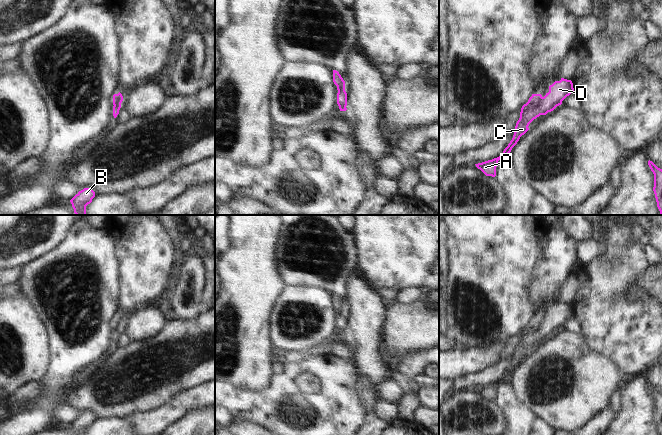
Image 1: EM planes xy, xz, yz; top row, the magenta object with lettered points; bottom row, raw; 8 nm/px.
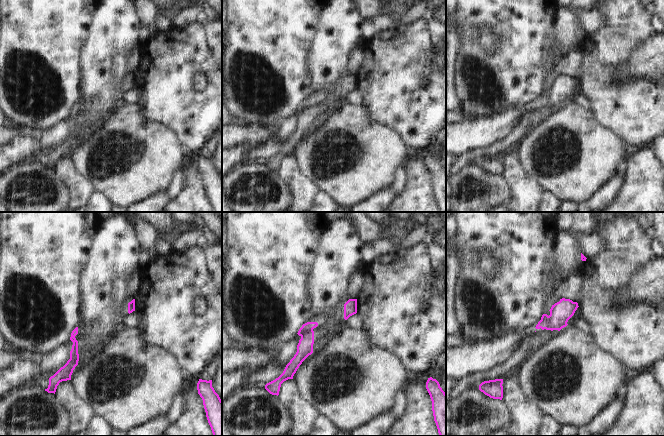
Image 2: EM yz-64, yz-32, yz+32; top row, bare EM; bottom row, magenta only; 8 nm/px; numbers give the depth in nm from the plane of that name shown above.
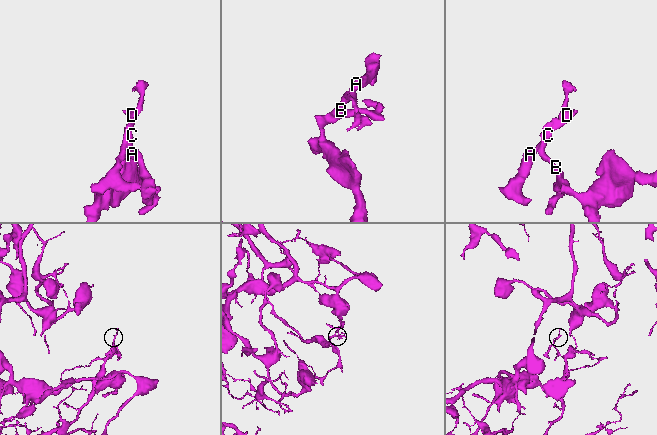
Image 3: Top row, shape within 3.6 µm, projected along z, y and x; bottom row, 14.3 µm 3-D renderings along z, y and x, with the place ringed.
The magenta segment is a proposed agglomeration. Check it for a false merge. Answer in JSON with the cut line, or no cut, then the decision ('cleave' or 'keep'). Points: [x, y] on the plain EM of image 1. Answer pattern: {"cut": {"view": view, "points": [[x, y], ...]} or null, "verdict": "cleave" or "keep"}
{"cut": {"view": "yz", "points": [[543, 321], [537, 329], [521, 335]]}, "verdict": "cleave"}

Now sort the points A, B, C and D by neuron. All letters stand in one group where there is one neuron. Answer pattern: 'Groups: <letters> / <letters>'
Groups: A C D / B.

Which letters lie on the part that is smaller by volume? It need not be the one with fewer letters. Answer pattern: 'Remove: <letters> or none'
Remove: A, C, D

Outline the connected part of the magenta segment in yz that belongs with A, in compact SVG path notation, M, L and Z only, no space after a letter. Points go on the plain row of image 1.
M561 302L560 305L555 305L549 310L549 316L542 322L542 325L538 330L527 334L522 334L520 336L520 342L516 347L513 362L504 373L503 377L499 381L492 384L475 388L476 391L486 400L495 401L498 385L501 381L505 381L510 378L512 372L517 368L520 361L529 354L529 348L540 339L546 339L548 336L553 335L557 330L561 329L562 325L573 317L573 315L574 312L571 304Z

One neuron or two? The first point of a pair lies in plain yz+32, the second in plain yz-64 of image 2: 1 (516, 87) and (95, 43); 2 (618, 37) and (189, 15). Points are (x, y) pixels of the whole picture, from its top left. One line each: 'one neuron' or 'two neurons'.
1: two neurons
2: two neurons

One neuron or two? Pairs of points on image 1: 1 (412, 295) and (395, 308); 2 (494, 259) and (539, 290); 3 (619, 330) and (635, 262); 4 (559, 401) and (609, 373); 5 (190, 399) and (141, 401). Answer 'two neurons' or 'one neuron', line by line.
1: two neurons
2: two neurons
3: one neuron
4: one neuron
5: two neurons

